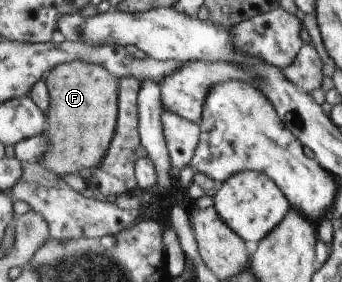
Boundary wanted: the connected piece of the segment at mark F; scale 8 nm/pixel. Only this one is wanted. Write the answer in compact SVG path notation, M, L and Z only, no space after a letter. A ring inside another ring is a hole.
M81 60L51 70L46 79L50 95L45 130L48 150L39 162L45 169L63 178L79 170L95 171L102 166L116 138L120 115L119 82L119 78L103 66Z

